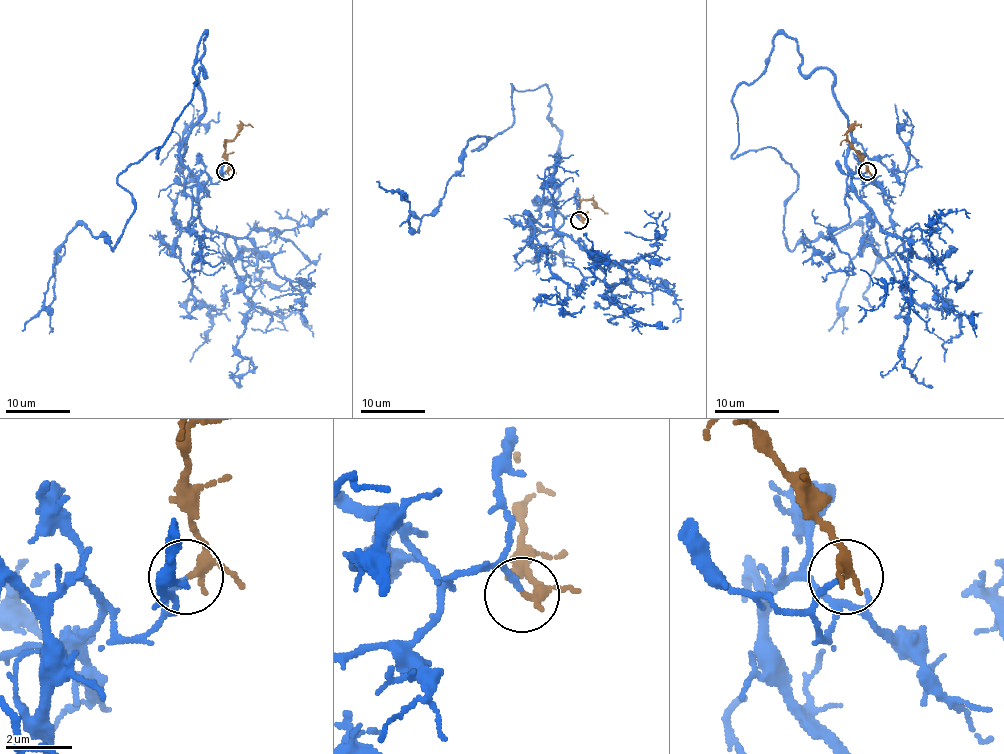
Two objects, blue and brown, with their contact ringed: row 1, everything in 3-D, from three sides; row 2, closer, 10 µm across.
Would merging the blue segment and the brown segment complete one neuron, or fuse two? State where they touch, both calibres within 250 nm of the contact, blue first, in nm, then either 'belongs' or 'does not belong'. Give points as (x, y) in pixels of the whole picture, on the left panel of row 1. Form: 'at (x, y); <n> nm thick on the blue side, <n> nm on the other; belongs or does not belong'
at (225, 171); 170 nm thick on the blue side, 260 nm on the other; belongs

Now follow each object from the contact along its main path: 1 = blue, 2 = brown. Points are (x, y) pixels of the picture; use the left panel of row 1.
1: (224, 172), (181, 162), (205, 33), (157, 157), (117, 181), (134, 212), (114, 250), (77, 226), (22, 331)
2: (224, 172), (228, 164), (224, 144), (244, 125), (253, 127)

